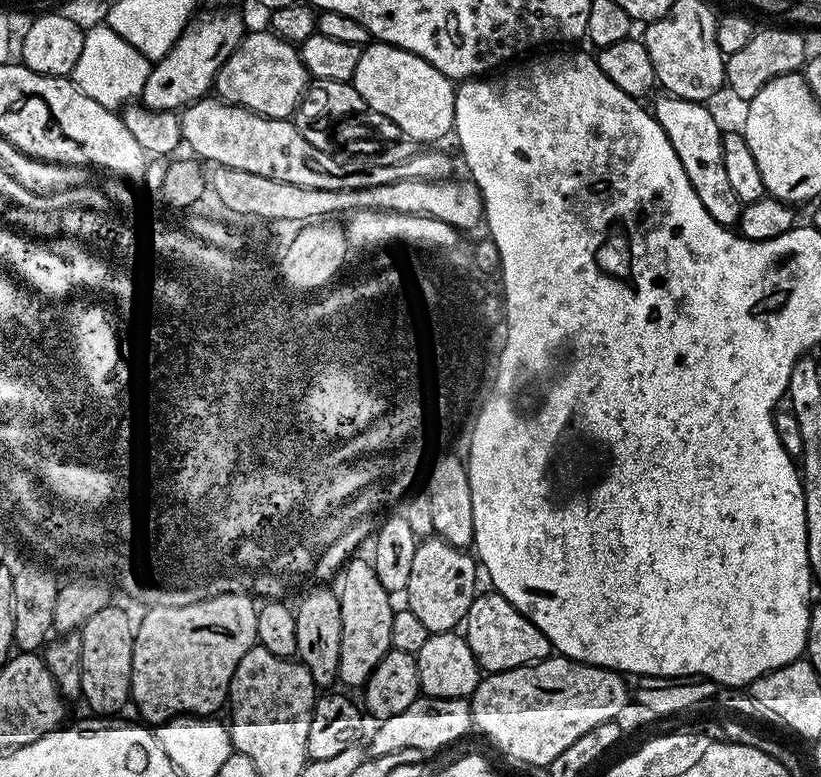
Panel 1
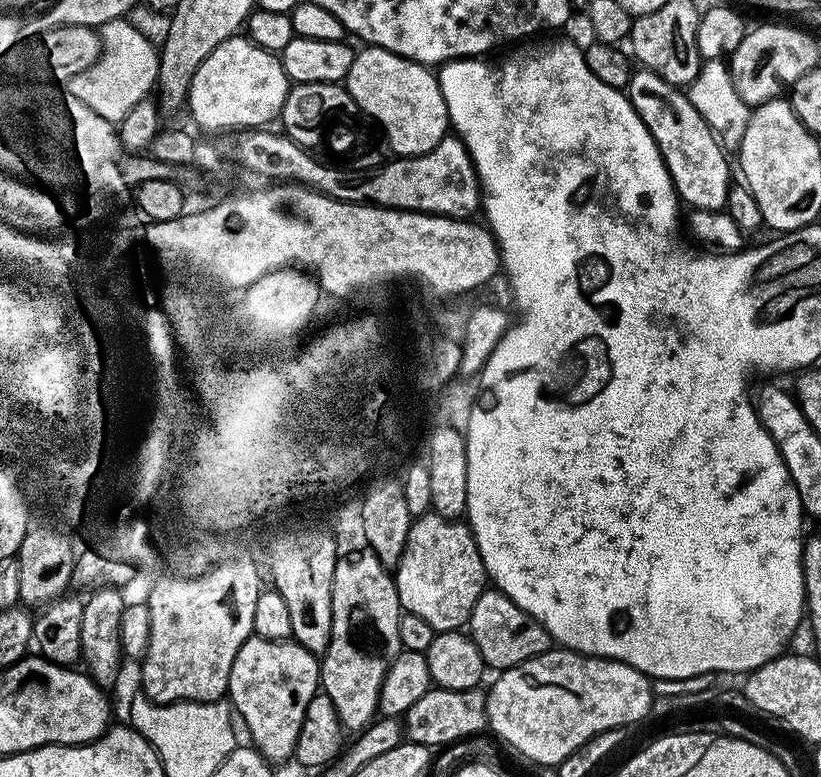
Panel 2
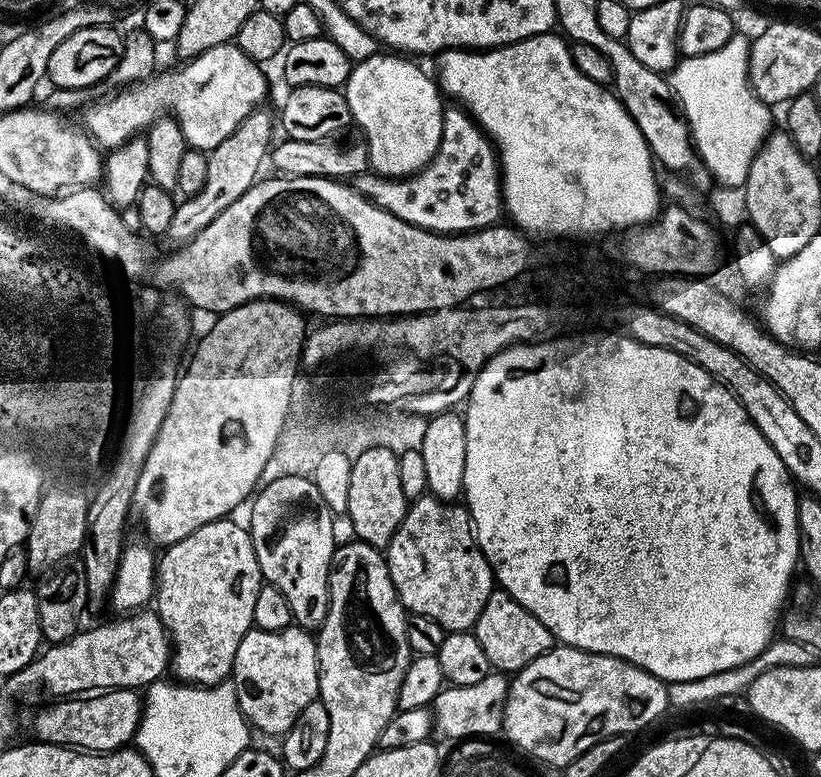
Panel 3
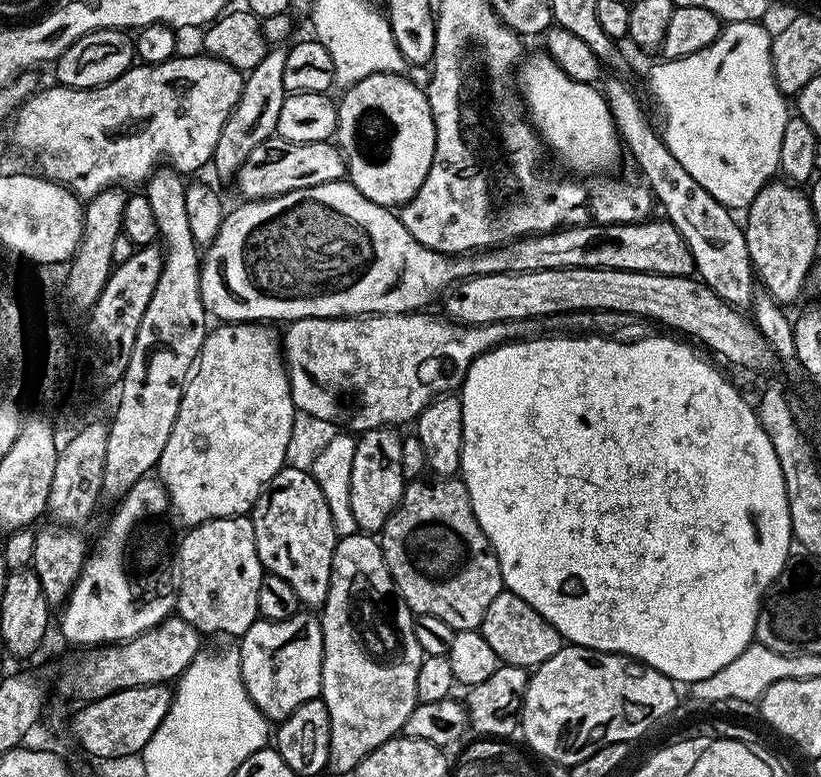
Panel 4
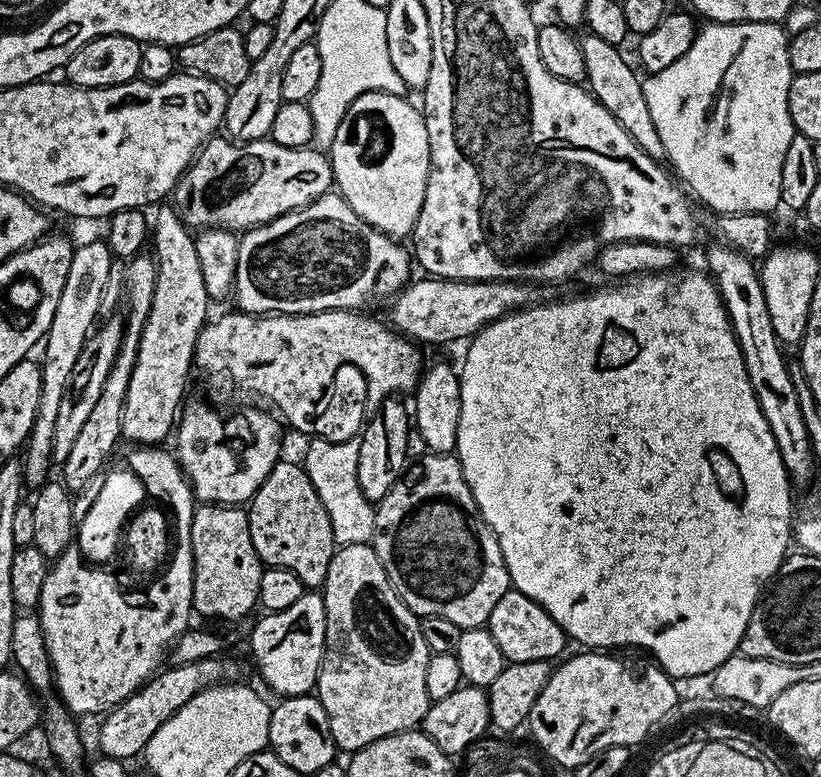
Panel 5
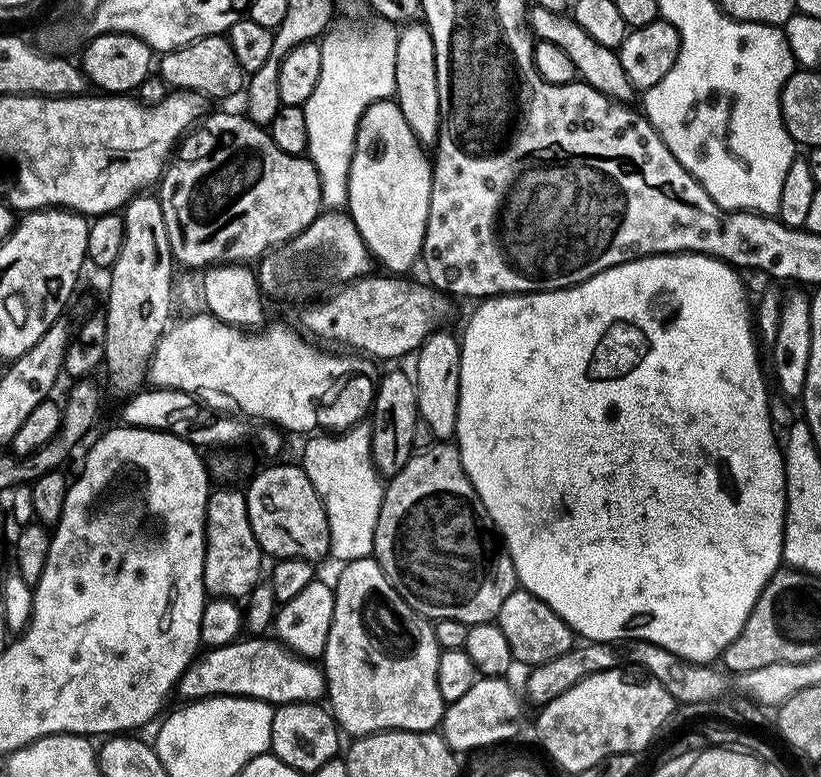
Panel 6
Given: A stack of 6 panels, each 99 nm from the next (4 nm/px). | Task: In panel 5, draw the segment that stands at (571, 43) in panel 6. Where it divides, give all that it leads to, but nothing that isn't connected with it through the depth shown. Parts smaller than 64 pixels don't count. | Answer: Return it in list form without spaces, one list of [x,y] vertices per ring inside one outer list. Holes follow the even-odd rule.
[[[591,34],[581,35],[579,41],[582,58],[586,58],[586,84],[592,95],[598,102],[602,102],[602,106],[606,106],[606,110],[610,110],[610,114],[614,114],[618,126],[622,126],[622,130],[626,130],[626,134],[634,138],[636,145],[647,156],[659,162],[663,161],[665,155],[662,137],[654,127],[654,117],[650,115],[641,73],[628,65],[627,58],[620,53],[621,49],[617,45]]]

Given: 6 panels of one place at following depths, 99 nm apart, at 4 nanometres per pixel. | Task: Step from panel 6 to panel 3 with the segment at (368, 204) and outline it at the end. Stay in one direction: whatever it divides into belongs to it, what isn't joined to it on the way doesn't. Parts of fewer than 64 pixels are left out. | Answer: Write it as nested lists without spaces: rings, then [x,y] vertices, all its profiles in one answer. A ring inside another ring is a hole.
[[[377,54],[353,63],[352,73],[342,85],[346,102],[350,106],[352,124],[364,131],[368,149],[368,168],[377,176],[403,178],[425,168],[434,158],[440,145],[444,129],[445,101],[437,81],[432,80],[415,64],[415,59],[405,58],[400,54]]]

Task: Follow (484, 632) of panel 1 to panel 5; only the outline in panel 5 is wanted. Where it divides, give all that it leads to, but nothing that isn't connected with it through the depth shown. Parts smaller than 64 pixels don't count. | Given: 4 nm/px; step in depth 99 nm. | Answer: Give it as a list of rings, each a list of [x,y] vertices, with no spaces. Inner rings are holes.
[[[510,590],[498,598],[494,610],[490,610],[490,618],[486,625],[490,634],[494,634],[494,642],[502,649],[505,661],[509,664],[518,662],[555,661],[556,655],[564,648],[566,637],[562,626],[550,618],[548,611],[538,602],[526,598],[526,594]]]

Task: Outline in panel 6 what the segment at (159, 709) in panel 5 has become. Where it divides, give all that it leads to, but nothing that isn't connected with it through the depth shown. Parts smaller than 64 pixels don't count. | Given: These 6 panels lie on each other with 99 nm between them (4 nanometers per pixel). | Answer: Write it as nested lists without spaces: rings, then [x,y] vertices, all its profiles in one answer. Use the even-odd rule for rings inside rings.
[[[256,634],[251,638],[237,638],[231,644],[221,648],[210,648],[201,651],[182,674],[178,685],[179,695],[184,695],[183,699],[188,702],[205,700],[211,696],[245,696],[255,700],[265,700],[266,703],[273,706],[311,704],[323,701],[326,696],[323,667],[319,663],[313,662],[309,657],[300,656],[297,652],[293,652],[291,648],[275,638],[264,639],[268,638]]]

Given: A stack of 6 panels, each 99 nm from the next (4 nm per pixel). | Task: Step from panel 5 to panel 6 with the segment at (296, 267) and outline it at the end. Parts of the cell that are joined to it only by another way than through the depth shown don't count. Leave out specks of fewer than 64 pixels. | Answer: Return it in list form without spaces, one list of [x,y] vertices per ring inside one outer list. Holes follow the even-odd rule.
[[[324,210],[314,222],[310,222],[310,226],[306,226],[306,230],[299,232],[288,243],[281,244],[279,248],[267,253],[259,261],[256,283],[259,284],[260,291],[265,297],[273,296],[276,300],[300,300],[299,302],[302,302],[307,298],[319,297],[325,290],[335,290],[343,285],[351,284],[353,280],[359,280],[361,276],[369,275],[371,268],[368,267],[373,267],[373,264],[374,261],[366,242],[362,234],[358,234],[352,217],[340,210]]]

